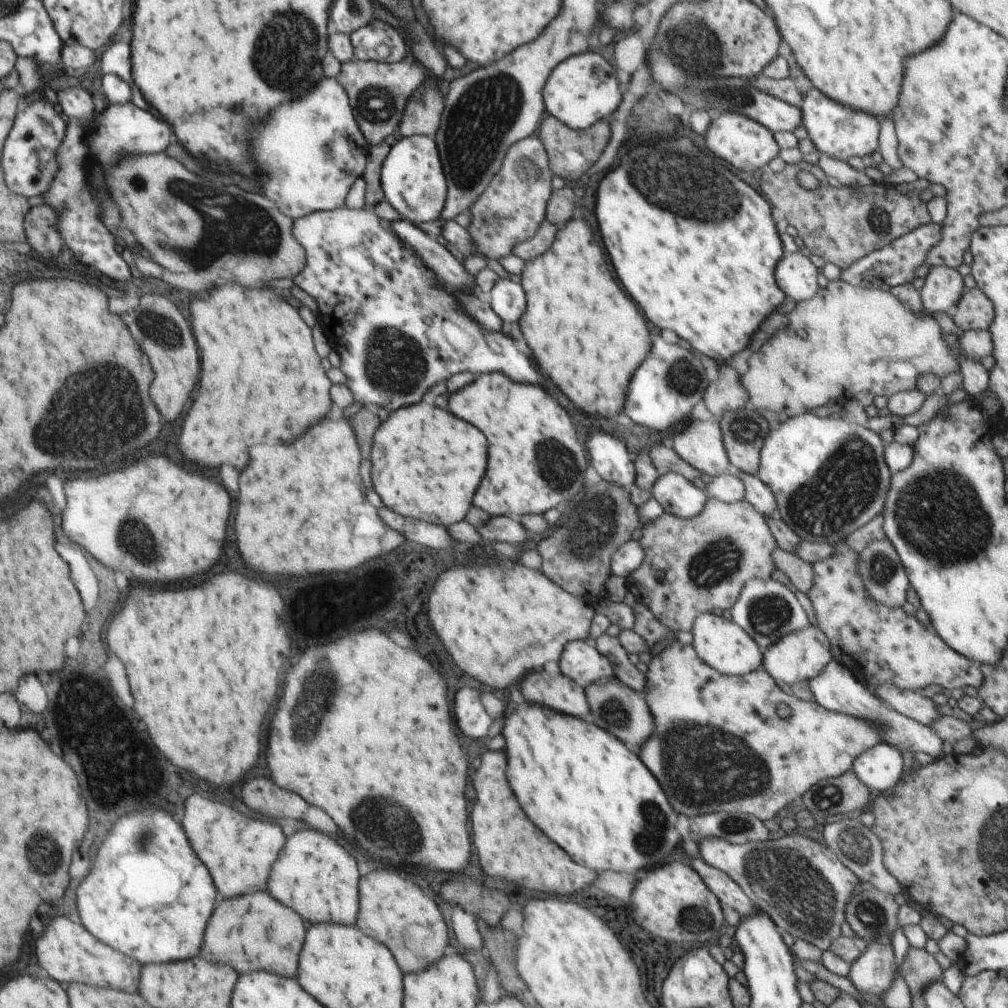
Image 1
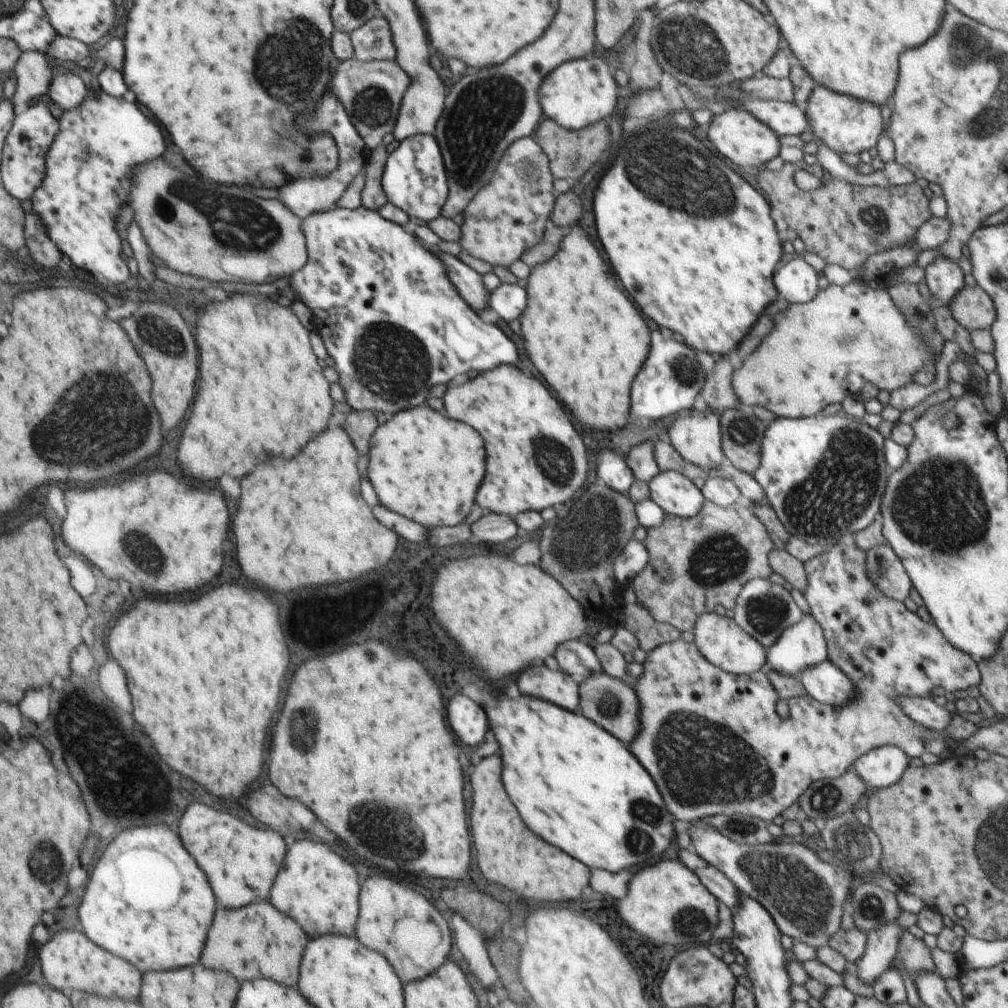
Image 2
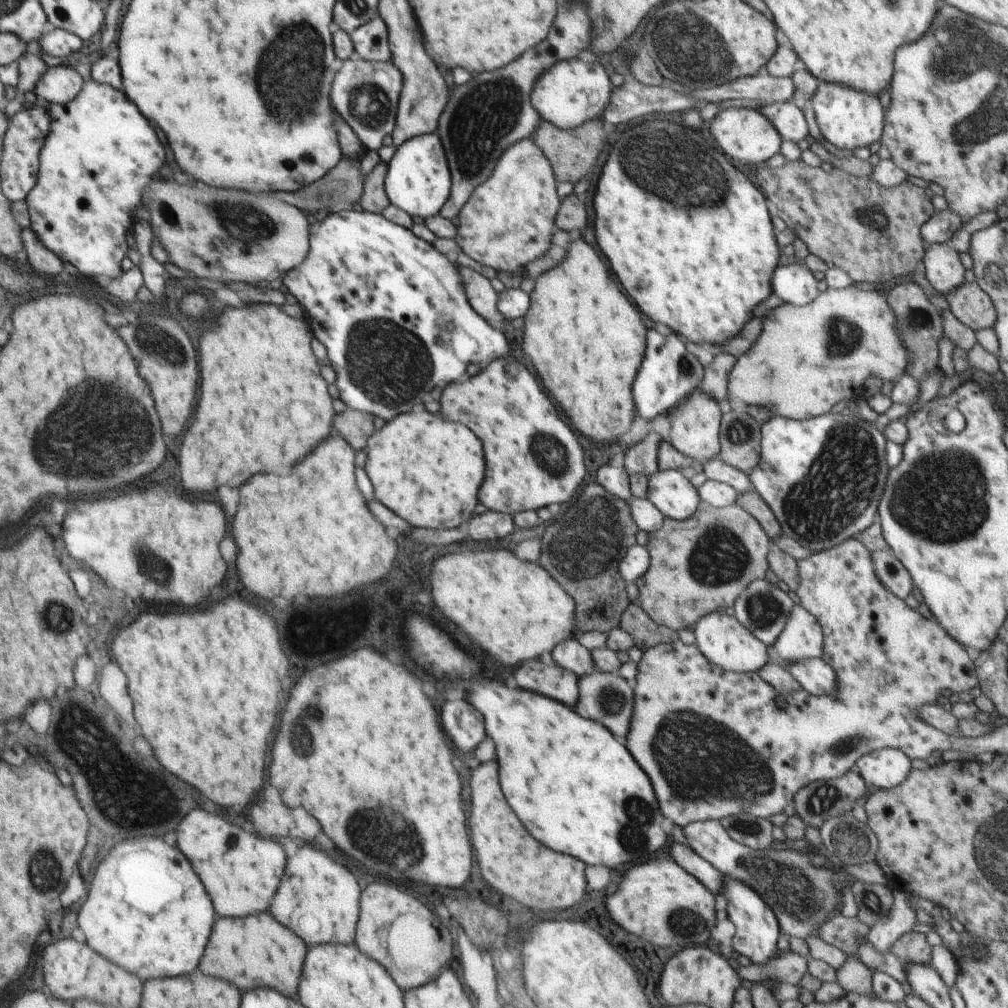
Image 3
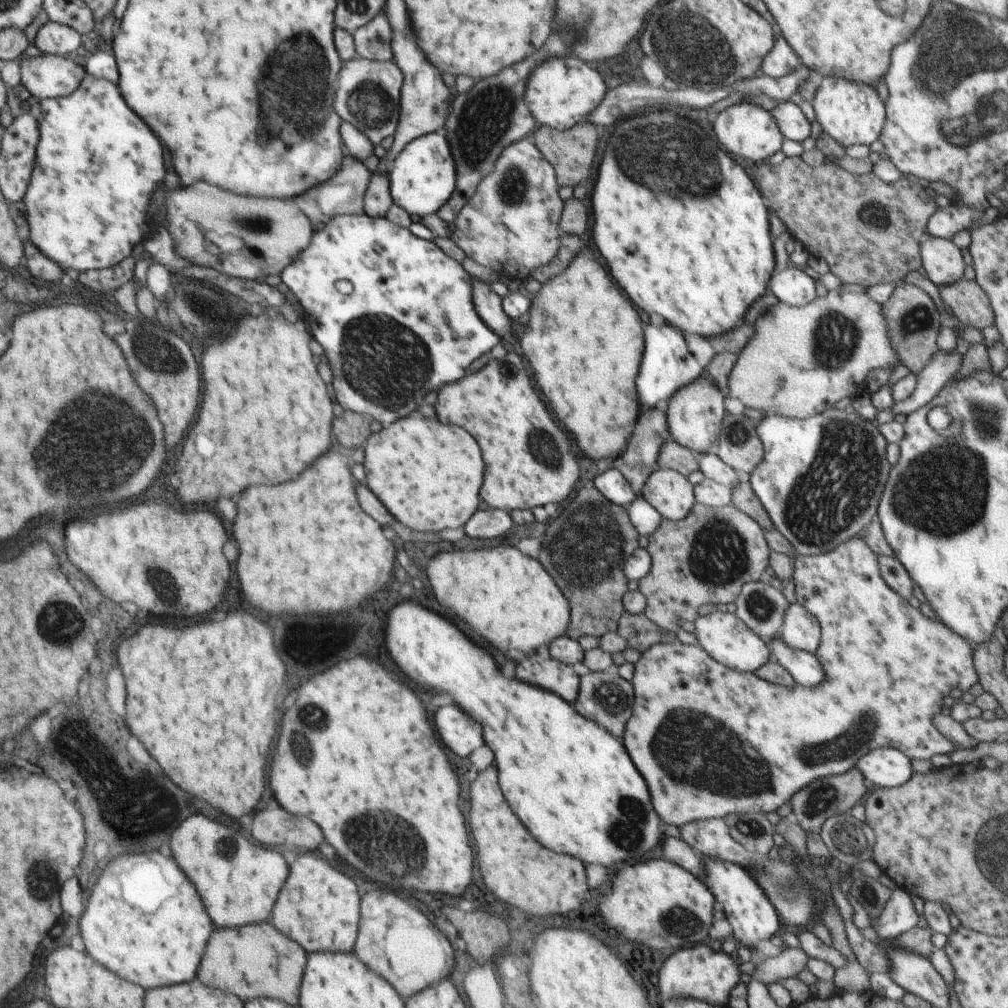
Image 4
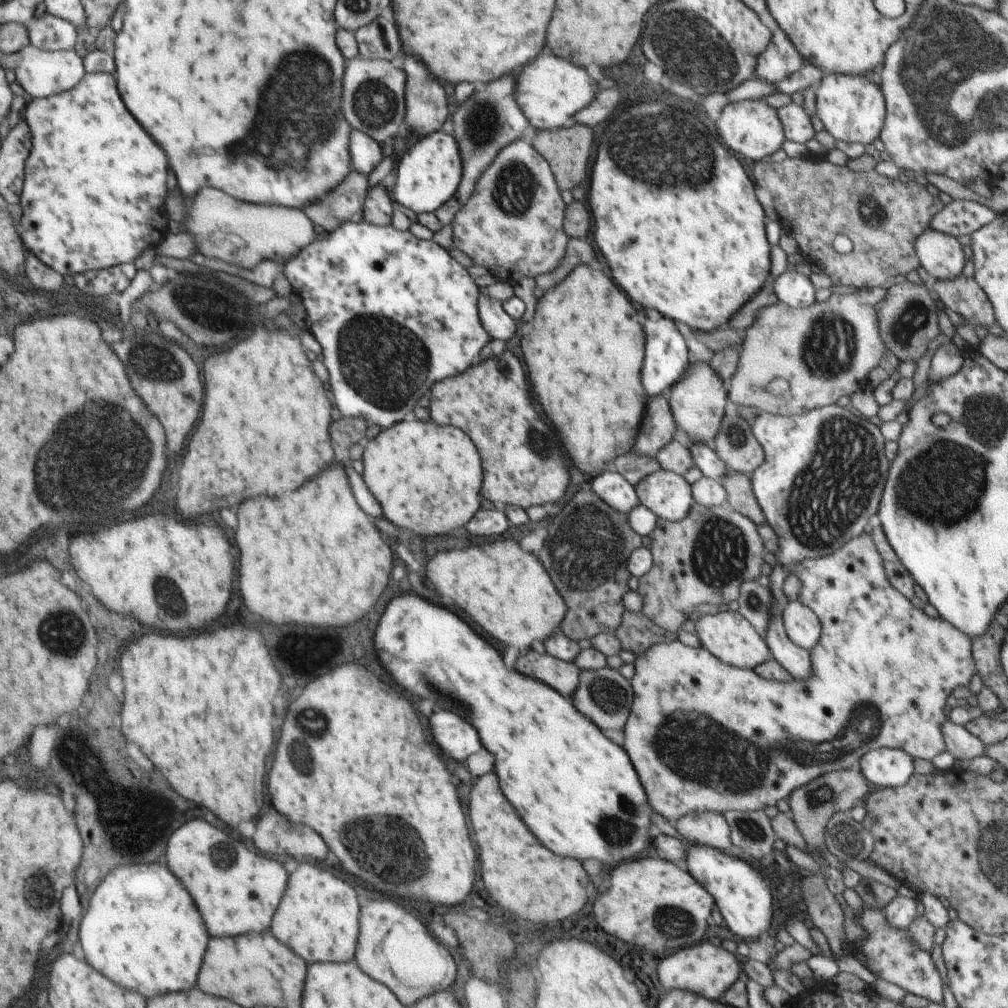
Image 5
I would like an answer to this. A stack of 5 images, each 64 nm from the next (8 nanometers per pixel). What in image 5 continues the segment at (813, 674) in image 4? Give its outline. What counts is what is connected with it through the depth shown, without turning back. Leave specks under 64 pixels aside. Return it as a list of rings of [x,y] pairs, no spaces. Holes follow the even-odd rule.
[[[835,403],[792,418],[758,413],[752,425],[752,433],[760,442],[765,458],[762,465],[754,470],[750,480],[756,501],[764,512],[766,523],[774,528],[778,536],[778,552],[774,553],[774,556],[778,558],[780,564],[774,566],[769,577],[772,582],[772,586],[769,587],[770,592],[776,604],[772,606],[772,618],[768,622],[764,640],[773,659],[793,677],[793,680],[808,680],[812,678],[810,652],[792,644],[783,626],[782,612],[789,603],[783,590],[784,581],[793,574],[794,566],[798,562],[806,558],[834,554],[846,542],[869,530],[868,522],[878,512],[880,496],[883,494],[890,469],[890,462],[884,455],[885,439],[879,430],[879,425],[876,426],[873,420],[864,418],[850,407],[842,408]]]

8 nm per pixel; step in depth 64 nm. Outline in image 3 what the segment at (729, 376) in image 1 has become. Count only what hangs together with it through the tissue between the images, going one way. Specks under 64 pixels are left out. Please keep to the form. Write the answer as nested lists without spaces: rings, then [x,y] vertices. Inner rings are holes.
[[[731,352],[718,354],[710,366],[705,368],[700,382],[700,391],[714,397],[718,402],[728,397],[729,374],[737,361]]]

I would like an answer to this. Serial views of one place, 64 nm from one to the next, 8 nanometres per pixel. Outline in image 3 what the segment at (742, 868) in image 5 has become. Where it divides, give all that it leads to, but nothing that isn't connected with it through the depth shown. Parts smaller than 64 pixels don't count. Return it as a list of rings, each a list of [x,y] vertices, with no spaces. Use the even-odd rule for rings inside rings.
[[[730,875],[722,876],[723,887],[718,897],[726,899],[728,918],[735,926],[735,935],[730,942],[733,950],[748,956],[753,963],[764,964],[764,962],[776,956],[778,949],[776,943],[782,930],[777,916],[770,906],[760,898],[760,895],[750,888],[750,885],[745,885],[742,881]]]

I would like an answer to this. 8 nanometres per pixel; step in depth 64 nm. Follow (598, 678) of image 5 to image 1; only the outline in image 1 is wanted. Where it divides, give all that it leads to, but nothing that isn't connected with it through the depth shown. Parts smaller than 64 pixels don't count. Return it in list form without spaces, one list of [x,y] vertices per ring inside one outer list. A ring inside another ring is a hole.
[[[618,680],[594,682],[594,684],[586,686],[585,694],[590,702],[590,716],[592,716],[594,724],[600,726],[602,730],[606,728],[610,734],[614,734],[616,738],[622,740],[628,750],[634,753],[640,752],[642,744],[654,734],[654,728],[656,728],[645,696],[628,688]]]

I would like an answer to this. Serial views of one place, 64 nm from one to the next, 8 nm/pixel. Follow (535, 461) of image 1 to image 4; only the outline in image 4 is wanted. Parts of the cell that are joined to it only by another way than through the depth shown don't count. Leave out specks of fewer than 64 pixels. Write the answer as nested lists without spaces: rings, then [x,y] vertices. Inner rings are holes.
[[[514,348],[508,354],[508,360],[492,360],[482,370],[466,374],[462,380],[442,386],[438,390],[438,400],[434,410],[440,422],[448,422],[448,414],[450,414],[450,424],[462,426],[468,434],[474,434],[476,442],[480,444],[486,464],[480,496],[492,508],[500,508],[508,512],[510,508],[524,510],[546,502],[560,502],[570,494],[572,486],[580,478],[580,470],[576,464],[570,438],[552,420],[550,412],[546,410],[546,404],[542,402],[540,392],[534,390],[534,384],[522,364],[522,358],[514,354]]]

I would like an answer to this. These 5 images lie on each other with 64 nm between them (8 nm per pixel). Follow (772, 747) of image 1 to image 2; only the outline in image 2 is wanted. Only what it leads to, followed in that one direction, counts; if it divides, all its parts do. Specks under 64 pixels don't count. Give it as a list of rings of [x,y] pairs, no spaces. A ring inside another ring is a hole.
[[[845,539],[837,544],[832,545],[826,549],[826,552],[818,554],[818,556],[808,560],[804,563],[806,568],[806,578],[808,578],[808,586],[804,590],[804,598],[808,601],[810,606],[811,616],[820,624],[823,629],[823,634],[828,648],[828,659],[834,662],[836,666],[840,666],[844,670],[844,674],[848,674],[850,680],[854,680],[854,686],[858,690],[858,696],[854,696],[856,700],[852,700],[850,704],[846,706],[828,706],[828,704],[822,704],[818,700],[814,700],[808,696],[796,696],[788,698],[788,705],[790,707],[790,716],[784,719],[782,716],[778,716],[776,712],[776,704],[779,699],[778,692],[772,686],[772,682],[765,676],[766,669],[754,672],[748,675],[734,675],[724,670],[718,669],[710,662],[706,661],[706,658],[699,654],[698,648],[694,643],[685,642],[683,639],[679,639],[670,643],[662,644],[658,646],[656,650],[650,650],[648,656],[646,656],[646,662],[644,662],[644,672],[642,676],[636,680],[635,690],[638,694],[638,700],[640,700],[640,732],[638,732],[638,738],[634,738],[632,746],[630,746],[630,752],[634,756],[638,756],[638,762],[642,762],[642,766],[648,770],[648,774],[654,778],[654,783],[658,786],[662,798],[664,798],[664,804],[666,804],[666,810],[674,816],[675,820],[682,820],[682,822],[690,822],[702,820],[702,818],[709,818],[716,814],[731,815],[732,813],[743,813],[744,815],[752,816],[761,820],[764,820],[767,824],[774,822],[775,818],[784,812],[788,807],[797,802],[798,798],[808,790],[811,783],[822,781],[823,779],[836,779],[842,777],[849,771],[856,760],[860,756],[867,754],[874,748],[892,744],[898,746],[908,758],[914,759],[922,756],[925,752],[924,740],[930,738],[942,738],[941,732],[936,732],[932,729],[926,729],[920,724],[916,724],[912,718],[908,718],[902,708],[897,705],[897,699],[902,696],[918,696],[929,697],[934,694],[934,686],[941,686],[942,690],[947,691],[949,694],[952,691],[958,690],[974,690],[974,686],[979,687],[981,682],[981,675],[977,666],[977,662],[974,658],[970,658],[970,654],[962,653],[962,650],[954,648],[948,640],[942,636],[942,632],[936,628],[934,622],[924,622],[917,612],[910,612],[903,602],[898,602],[888,598],[888,596],[882,596],[880,590],[870,582],[868,576],[866,576],[866,552],[858,548],[858,546],[850,539]]]

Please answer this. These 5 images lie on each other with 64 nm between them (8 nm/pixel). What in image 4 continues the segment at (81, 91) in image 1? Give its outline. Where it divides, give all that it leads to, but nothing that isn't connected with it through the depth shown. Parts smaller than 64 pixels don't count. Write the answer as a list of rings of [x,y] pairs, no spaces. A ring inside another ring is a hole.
[[[44,54],[34,58],[28,56],[22,60],[21,92],[34,96],[40,101],[64,98],[64,96],[72,95],[81,86],[86,75],[85,68],[76,64],[69,55]]]

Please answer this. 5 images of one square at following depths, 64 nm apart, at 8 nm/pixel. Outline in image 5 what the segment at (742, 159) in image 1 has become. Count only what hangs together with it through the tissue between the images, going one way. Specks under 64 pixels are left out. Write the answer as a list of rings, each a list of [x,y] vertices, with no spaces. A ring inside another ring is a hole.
[[[764,99],[744,100],[727,104],[716,123],[717,134],[722,144],[732,152],[750,158],[754,163],[764,162],[783,148],[784,130],[776,114],[776,109],[769,106]]]

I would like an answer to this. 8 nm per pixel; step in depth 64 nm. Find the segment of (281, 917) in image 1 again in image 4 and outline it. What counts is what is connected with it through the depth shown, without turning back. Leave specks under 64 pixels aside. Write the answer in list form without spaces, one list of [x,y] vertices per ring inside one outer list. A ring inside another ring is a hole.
[[[258,922],[240,930],[214,930],[214,942],[210,942],[210,948],[205,950],[198,978],[202,978],[206,986],[222,988],[228,994],[238,994],[242,1000],[268,996],[290,1006],[298,1006],[298,990],[307,964],[307,953],[298,942],[286,934],[280,934],[276,926],[268,922]]]

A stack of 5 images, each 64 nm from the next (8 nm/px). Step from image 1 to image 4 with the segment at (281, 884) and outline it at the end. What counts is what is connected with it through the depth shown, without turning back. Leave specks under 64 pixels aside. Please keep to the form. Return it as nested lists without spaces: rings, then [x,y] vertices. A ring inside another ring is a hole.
[[[298,852],[298,856],[290,865],[288,878],[276,898],[271,915],[274,926],[298,942],[307,954],[352,952],[360,919],[360,896],[356,884],[316,852]]]

